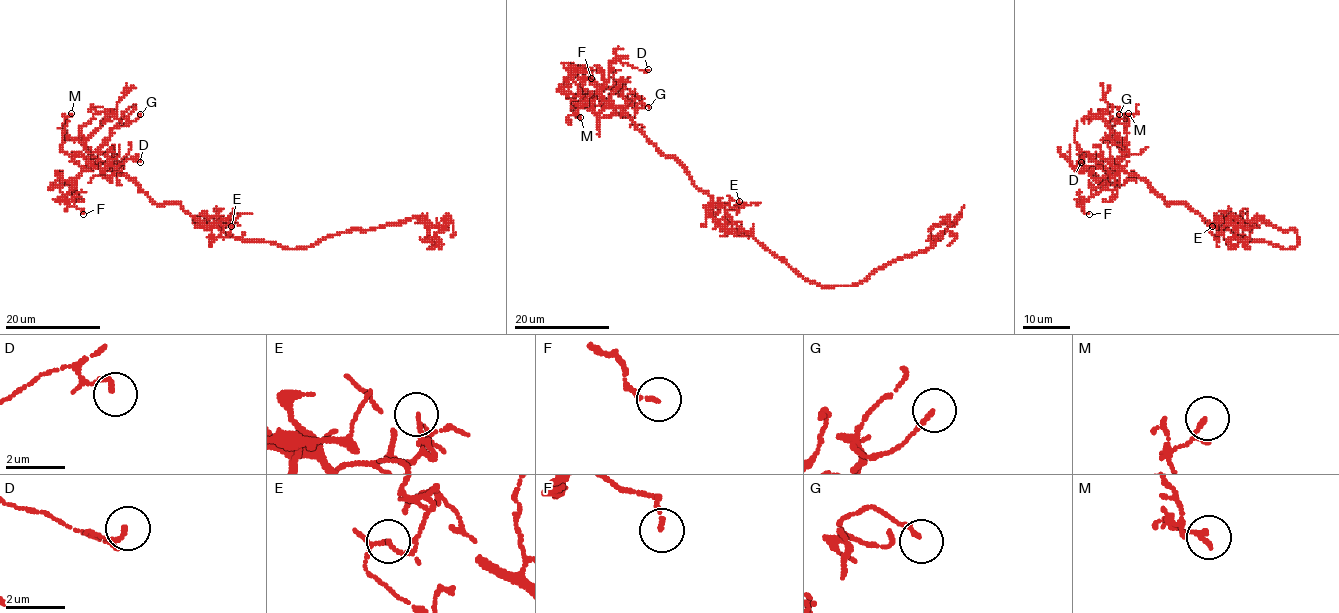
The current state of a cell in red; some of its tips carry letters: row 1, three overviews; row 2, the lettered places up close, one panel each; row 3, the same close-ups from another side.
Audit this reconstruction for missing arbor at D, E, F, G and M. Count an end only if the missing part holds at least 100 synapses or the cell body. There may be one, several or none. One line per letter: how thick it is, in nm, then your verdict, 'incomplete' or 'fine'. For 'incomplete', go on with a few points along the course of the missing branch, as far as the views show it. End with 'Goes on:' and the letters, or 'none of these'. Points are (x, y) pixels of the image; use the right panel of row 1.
D: 150 nm | fine
E: 90 nm | fine
F: 140 nm | fine
G: 140 nm | fine
M: 110 nm | fine
Goes on: none of these

